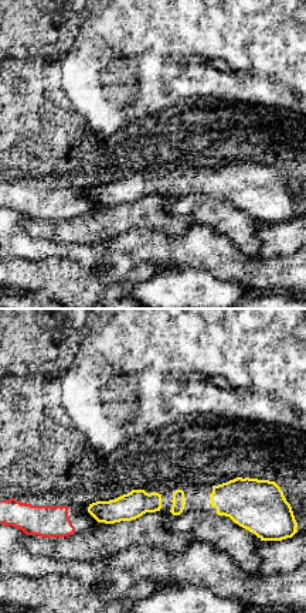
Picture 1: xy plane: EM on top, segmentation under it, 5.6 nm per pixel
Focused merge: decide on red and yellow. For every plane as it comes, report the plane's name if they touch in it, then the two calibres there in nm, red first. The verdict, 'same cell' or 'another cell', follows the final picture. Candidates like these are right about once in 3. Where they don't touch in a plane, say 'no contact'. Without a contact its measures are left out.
no contact

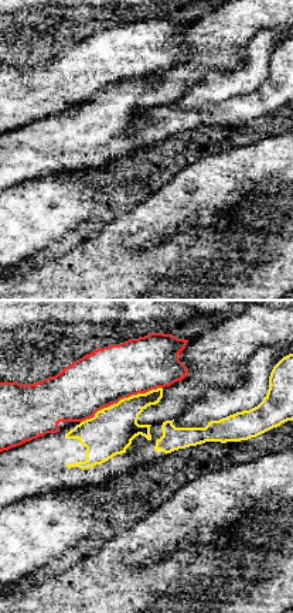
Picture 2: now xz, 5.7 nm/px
contact in xz; calibres 320 and 260 nm

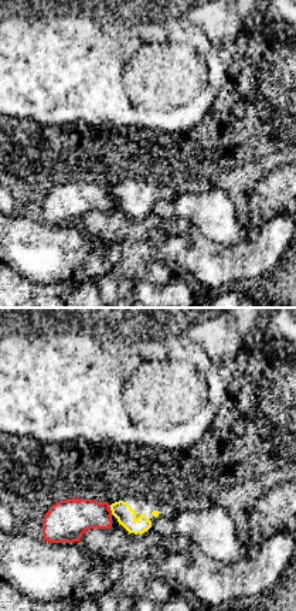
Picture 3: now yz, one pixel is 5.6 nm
contact in yz; calibres 220 and 110 nm

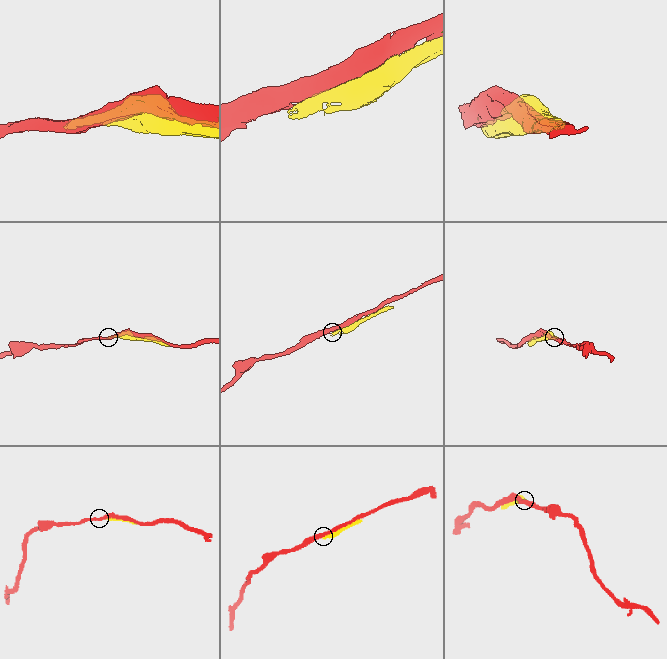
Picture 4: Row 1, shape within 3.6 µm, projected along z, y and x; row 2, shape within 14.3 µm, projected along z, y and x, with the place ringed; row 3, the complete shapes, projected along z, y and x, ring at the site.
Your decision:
another cell

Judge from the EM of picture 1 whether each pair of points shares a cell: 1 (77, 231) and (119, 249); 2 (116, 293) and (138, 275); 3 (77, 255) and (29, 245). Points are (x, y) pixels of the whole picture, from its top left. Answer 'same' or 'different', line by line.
1: different
2: same
3: same

